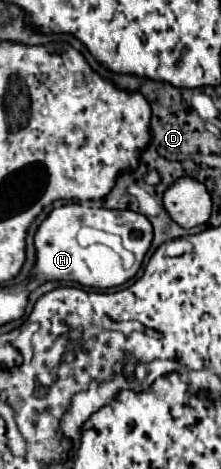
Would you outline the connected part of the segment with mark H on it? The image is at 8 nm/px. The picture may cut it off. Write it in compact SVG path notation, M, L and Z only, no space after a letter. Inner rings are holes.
M87 203L63 205L63 207L53 209L35 233L37 265L33 269L31 281L37 281L37 283L75 281L75 283L81 283L85 287L95 287L95 289L119 287L139 271L139 267L145 259L145 253L151 247L151 241L153 241L151 221L141 213L91 207ZM81 227L93 227L93 229L101 229L101 231L119 235L121 245L123 245L123 257L105 243L93 243L87 247L79 245L77 235L79 235Z

